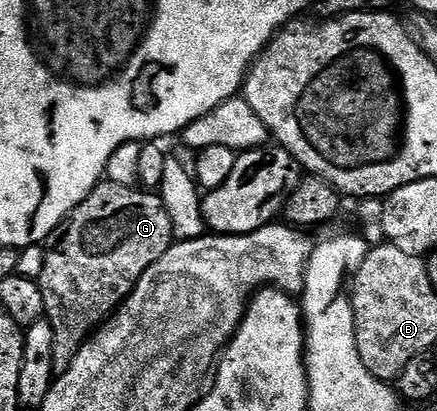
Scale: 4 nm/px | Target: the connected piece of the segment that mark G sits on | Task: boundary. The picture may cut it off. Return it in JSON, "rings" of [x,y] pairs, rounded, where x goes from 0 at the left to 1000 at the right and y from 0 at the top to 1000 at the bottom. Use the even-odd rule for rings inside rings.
{"rings":[[[236,438],[169,509],[121,582],[124,601],[105,608],[101,662],[85,676],[101,710],[105,774],[124,800],[126,912],[144,910],[174,876],[174,856],[183,856],[199,822],[286,735],[320,672],[400,586],[378,496],[359,470],[334,457]]]}

